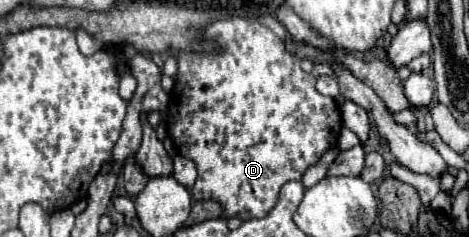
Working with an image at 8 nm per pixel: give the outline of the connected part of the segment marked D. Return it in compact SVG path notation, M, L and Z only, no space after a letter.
M232 17L232 19L224 19L224 21L214 21L210 23L206 29L204 29L206 37L210 39L216 39L220 45L222 45L222 53L218 55L208 55L208 53L178 53L178 75L176 75L176 83L172 93L170 93L170 103L168 103L168 119L170 119L170 137L176 145L176 149L180 151L182 157L186 159L192 159L198 167L198 179L192 187L192 197L196 201L204 201L204 199L210 199L210 201L216 201L220 203L222 207L222 219L230 219L230 217L238 217L242 221L246 219L254 219L254 217L264 217L268 215L268 211L276 205L278 201L278 193L282 189L284 183L296 179L300 181L304 171L312 165L316 165L320 161L320 157L332 147L332 141L334 141L334 147L336 147L336 141L340 137L340 129L342 129L342 117L340 117L340 109L336 107L334 99L328 99L324 95L320 95L316 89L314 89L314 83L316 83L316 77L312 73L306 73L302 71L300 67L300 59L286 53L284 49L284 43L278 35L274 35L268 27L264 27L260 21L256 19L240 19L240 17Z

